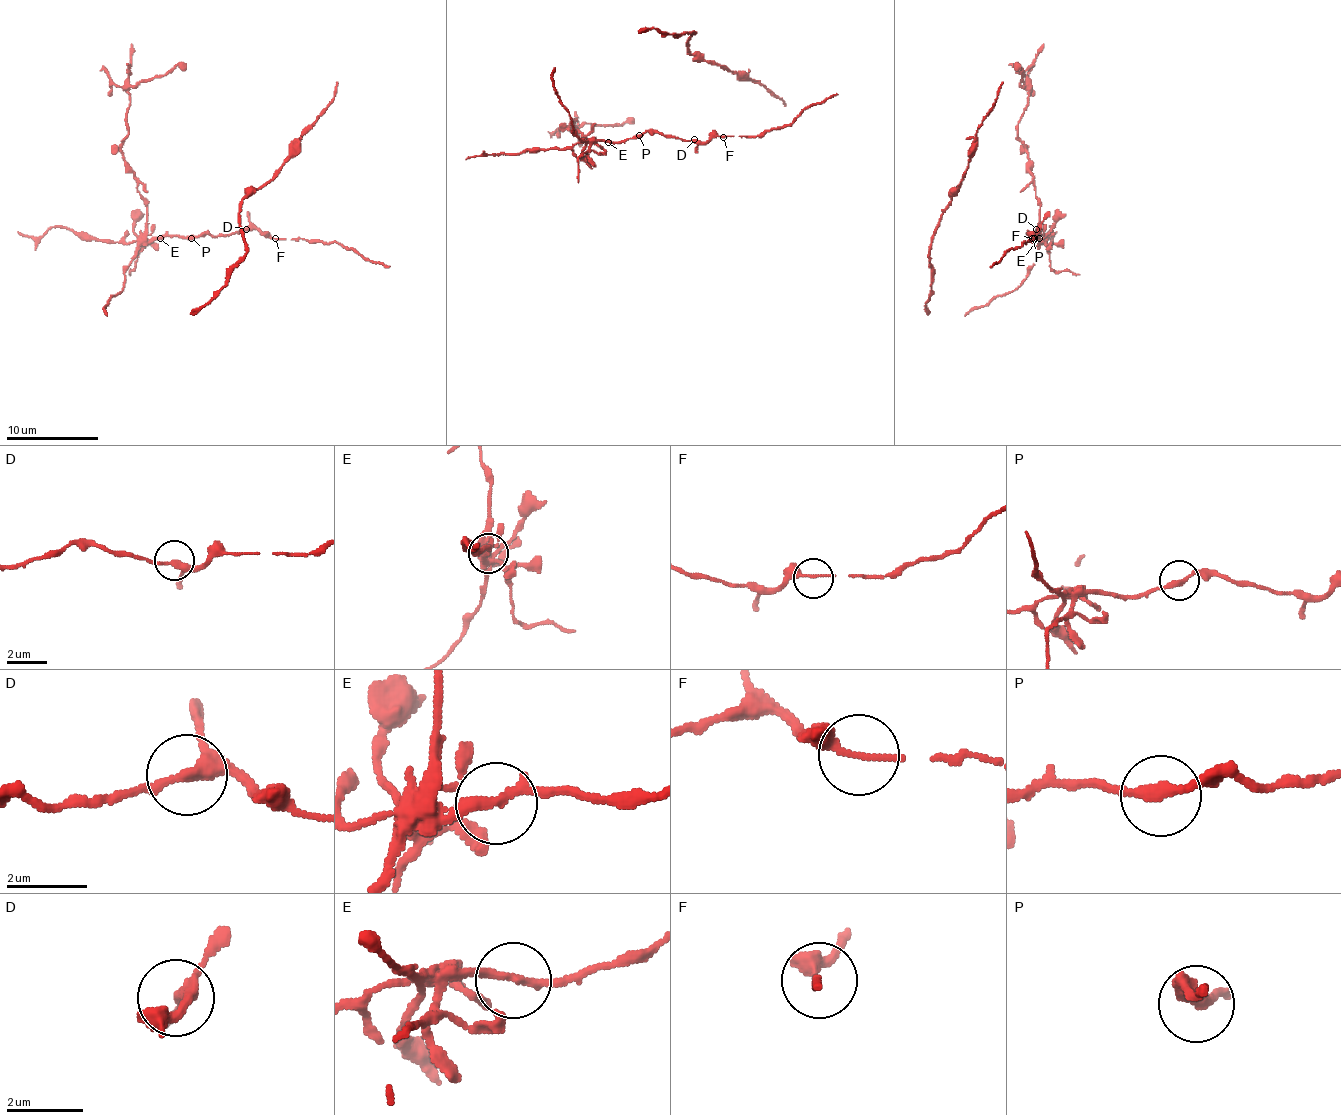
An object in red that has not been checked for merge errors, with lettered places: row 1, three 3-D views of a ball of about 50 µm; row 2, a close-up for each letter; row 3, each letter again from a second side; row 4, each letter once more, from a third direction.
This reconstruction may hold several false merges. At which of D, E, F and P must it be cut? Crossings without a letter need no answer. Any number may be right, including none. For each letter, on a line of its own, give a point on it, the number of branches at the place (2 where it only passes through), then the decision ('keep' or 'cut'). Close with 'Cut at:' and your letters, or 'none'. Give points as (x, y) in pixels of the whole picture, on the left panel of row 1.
D: place (246, 229); branches 3; keep
E: place (160, 238); branches 2; cut
F: place (275, 238); branches 1; keep
P: place (191, 238); branches 2; keep
Cut at: E

